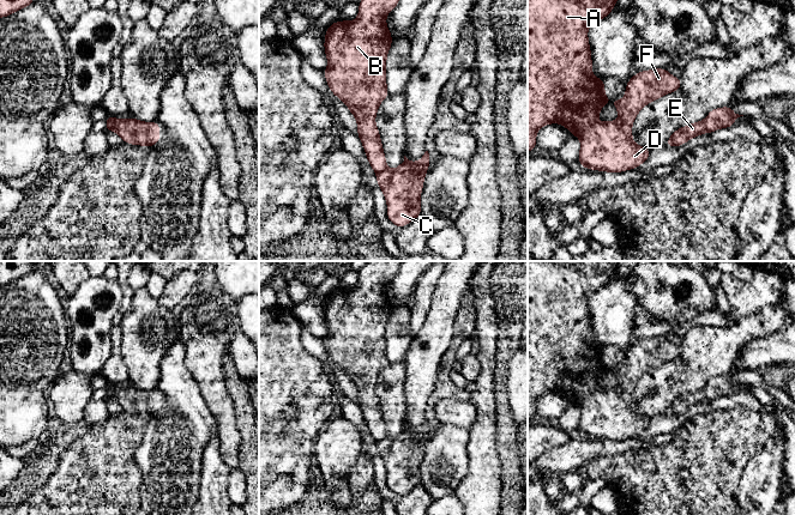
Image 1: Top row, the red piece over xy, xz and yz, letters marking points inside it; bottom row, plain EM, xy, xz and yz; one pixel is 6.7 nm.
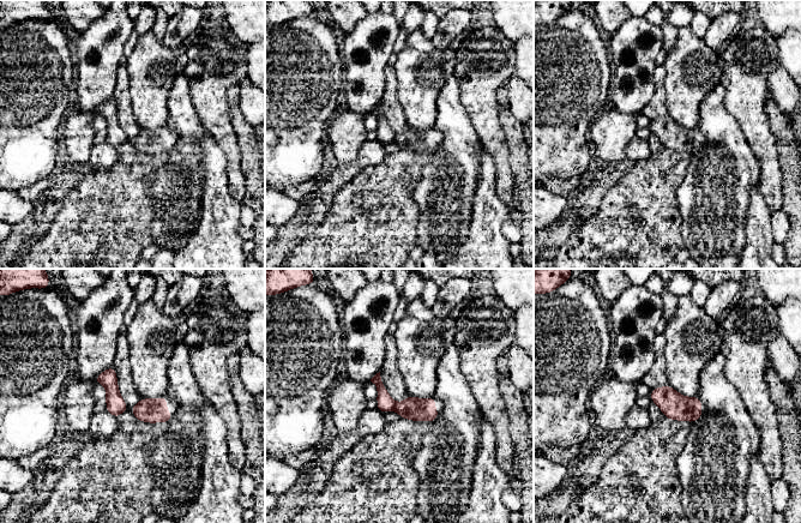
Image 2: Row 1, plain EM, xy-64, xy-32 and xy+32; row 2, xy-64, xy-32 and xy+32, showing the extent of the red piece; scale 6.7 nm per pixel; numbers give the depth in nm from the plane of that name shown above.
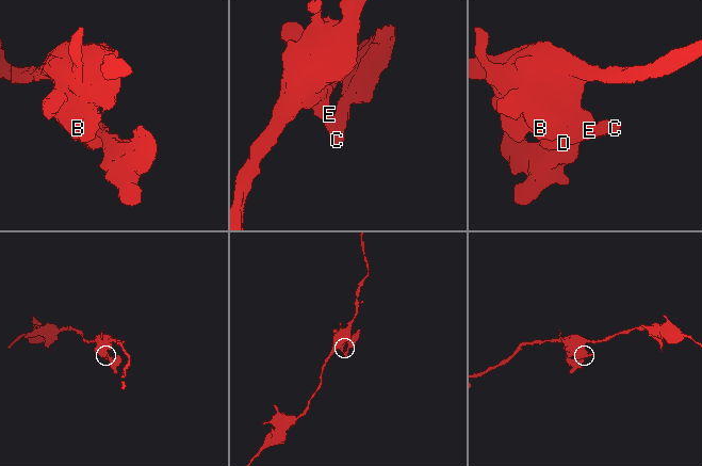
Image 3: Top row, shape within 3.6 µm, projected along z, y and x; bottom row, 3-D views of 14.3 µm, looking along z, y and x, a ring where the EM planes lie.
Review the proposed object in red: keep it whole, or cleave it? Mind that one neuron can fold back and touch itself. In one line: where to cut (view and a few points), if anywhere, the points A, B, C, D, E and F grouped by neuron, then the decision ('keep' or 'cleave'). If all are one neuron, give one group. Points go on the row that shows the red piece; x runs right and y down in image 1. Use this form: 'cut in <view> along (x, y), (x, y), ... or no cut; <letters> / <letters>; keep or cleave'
cut in xy along (113, 117), (116, 131); A B D E F / C; cleave

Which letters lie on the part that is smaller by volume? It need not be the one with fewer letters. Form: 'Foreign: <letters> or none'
Foreign: C

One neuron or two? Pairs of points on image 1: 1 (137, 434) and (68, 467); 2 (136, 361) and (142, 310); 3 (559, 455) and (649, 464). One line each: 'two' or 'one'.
1: one
2: one
3: two

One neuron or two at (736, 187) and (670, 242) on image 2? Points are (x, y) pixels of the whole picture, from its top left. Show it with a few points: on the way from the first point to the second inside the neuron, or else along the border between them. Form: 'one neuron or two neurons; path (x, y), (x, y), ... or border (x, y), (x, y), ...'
two neurons; border (678, 206), (681, 214), (681, 238), (685, 247)

